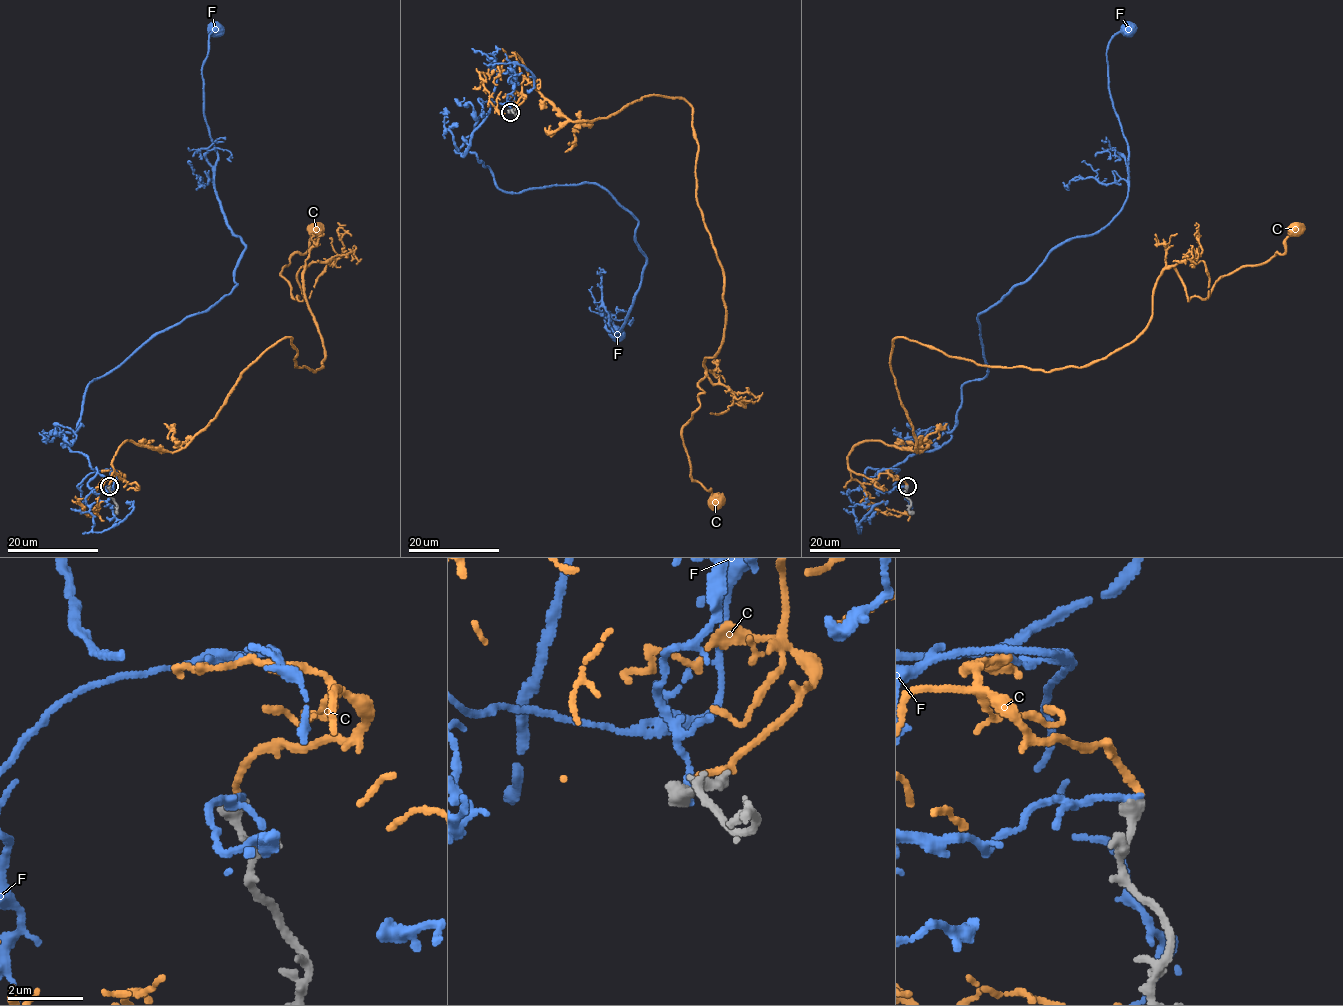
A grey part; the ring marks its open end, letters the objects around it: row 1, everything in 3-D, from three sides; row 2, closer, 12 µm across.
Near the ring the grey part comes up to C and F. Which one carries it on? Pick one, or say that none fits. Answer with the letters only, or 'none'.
C

